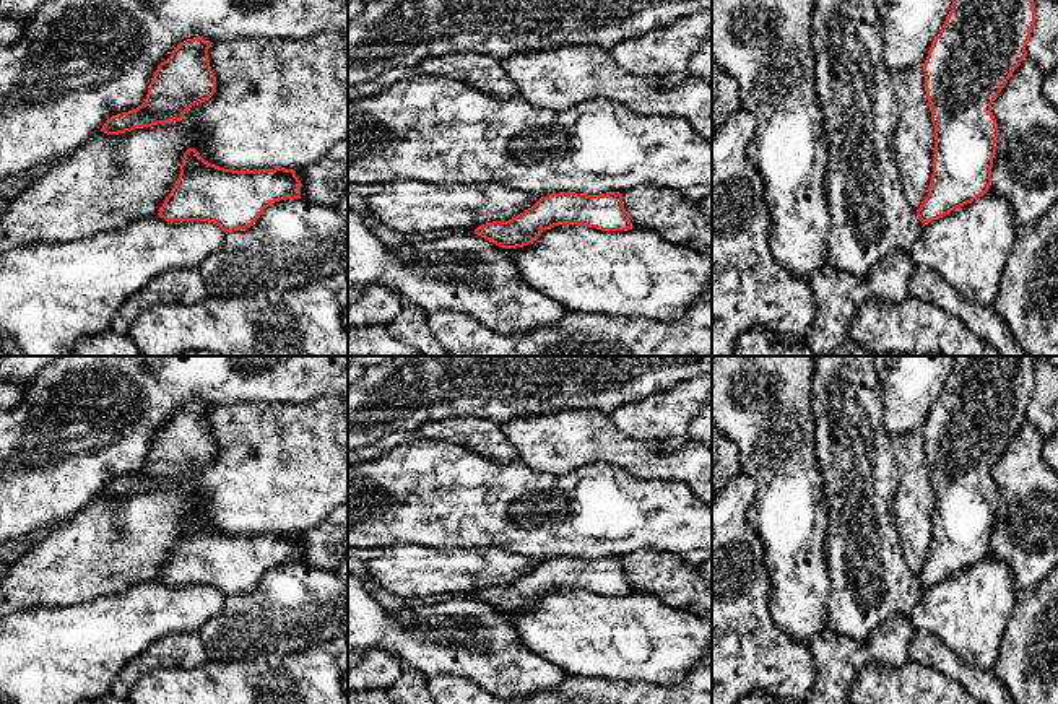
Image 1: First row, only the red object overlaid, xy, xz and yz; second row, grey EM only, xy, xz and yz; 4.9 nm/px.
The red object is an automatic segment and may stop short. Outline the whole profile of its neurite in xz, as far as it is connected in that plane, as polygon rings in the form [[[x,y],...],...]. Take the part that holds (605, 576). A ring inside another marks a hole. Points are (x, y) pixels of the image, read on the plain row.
[[[559,556],[541,561],[531,572],[509,585],[481,589],[475,598],[502,613],[517,613],[533,608],[543,595],[559,589],[579,589],[601,595],[634,592],[619,556],[600,559]]]

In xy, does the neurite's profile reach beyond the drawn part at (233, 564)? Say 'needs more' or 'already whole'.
already whole

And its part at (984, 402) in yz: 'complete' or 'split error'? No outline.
complete

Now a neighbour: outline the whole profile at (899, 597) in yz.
[[[819,356],[811,390],[816,455],[829,507],[826,558],[832,589],[827,629],[866,641],[884,621],[908,616],[923,593],[900,551],[894,512],[899,463],[884,428],[873,356]]]

